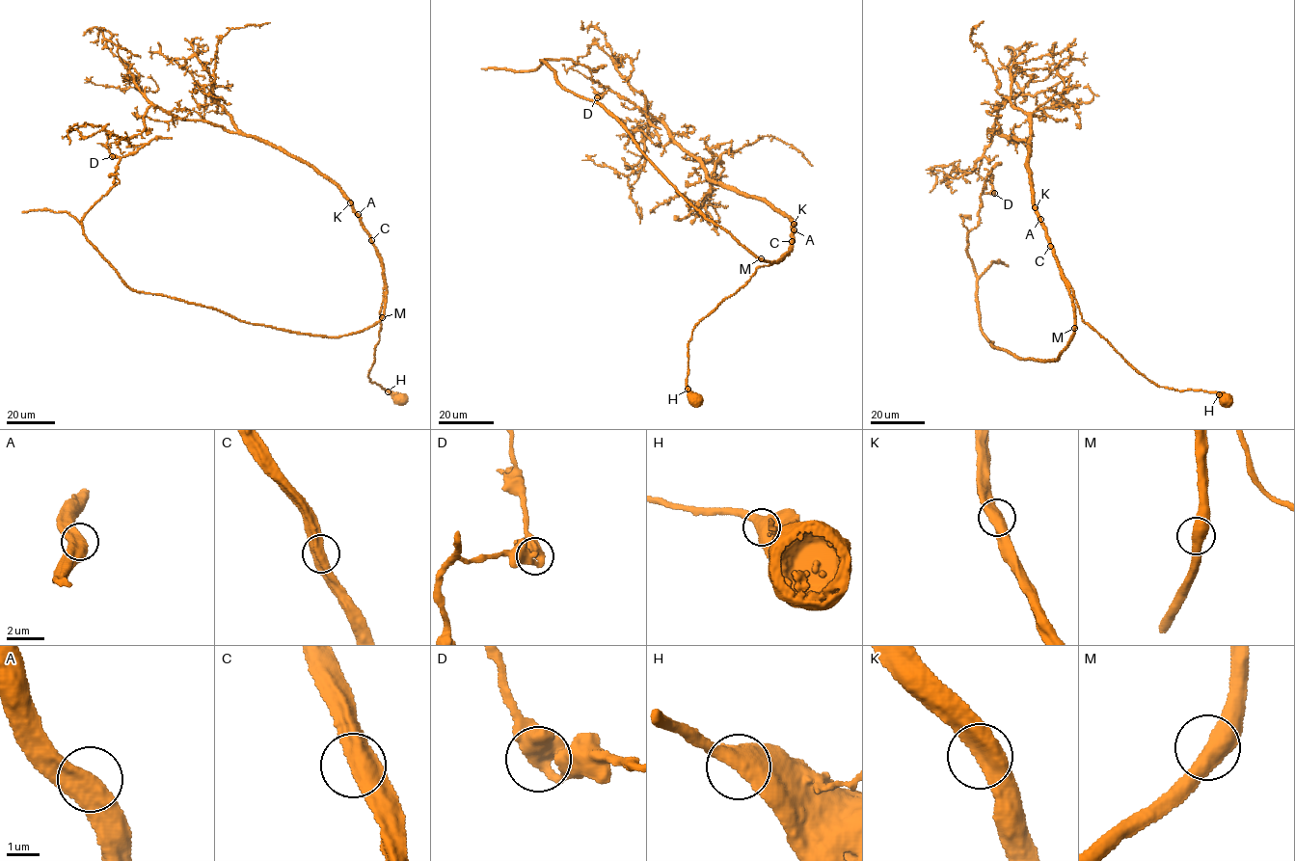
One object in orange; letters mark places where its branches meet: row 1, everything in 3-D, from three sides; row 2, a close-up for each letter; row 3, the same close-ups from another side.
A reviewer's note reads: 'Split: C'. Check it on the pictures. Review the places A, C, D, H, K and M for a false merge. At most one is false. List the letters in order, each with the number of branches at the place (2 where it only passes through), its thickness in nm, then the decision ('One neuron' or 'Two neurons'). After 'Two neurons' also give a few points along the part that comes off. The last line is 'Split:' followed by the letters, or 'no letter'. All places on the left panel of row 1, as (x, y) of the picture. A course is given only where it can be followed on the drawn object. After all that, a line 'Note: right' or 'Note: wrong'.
A: Branches: 2. Thickness 550 nm. One neuron
C: Branches: 2. Thickness 550 nm. One neuron
D: Branches: 3. Thickness 440 nm. One neuron
H: Branches: 2. Thickness 600 nm. One neuron
K: Branches: 2. Thickness 550 nm. One neuron
M: Branches: 2. Thickness 550 nm. One neuron
Split: no letter
Note: wrong

